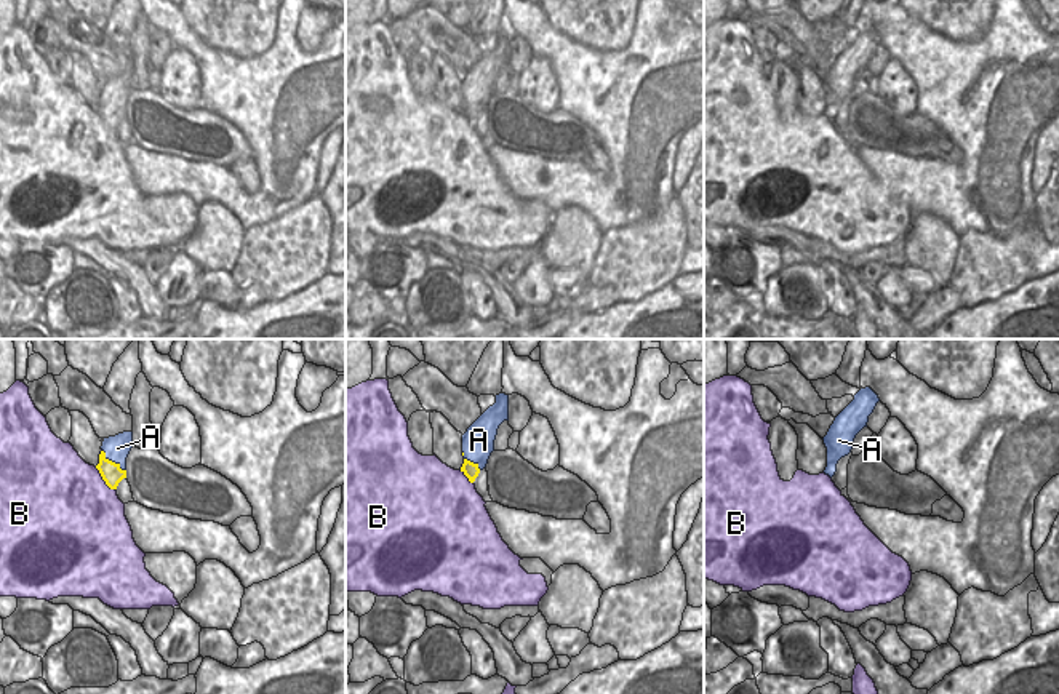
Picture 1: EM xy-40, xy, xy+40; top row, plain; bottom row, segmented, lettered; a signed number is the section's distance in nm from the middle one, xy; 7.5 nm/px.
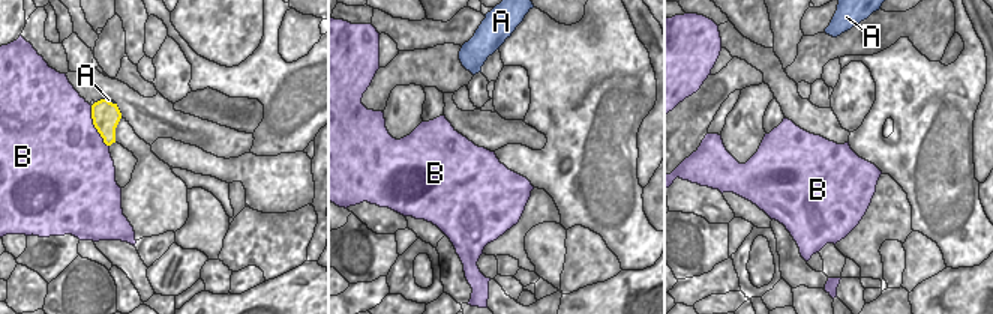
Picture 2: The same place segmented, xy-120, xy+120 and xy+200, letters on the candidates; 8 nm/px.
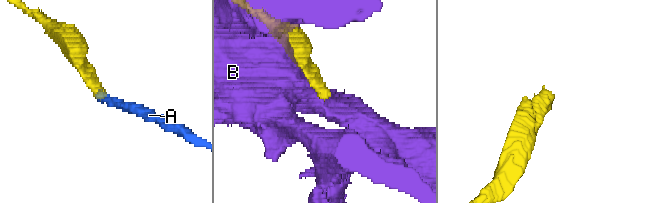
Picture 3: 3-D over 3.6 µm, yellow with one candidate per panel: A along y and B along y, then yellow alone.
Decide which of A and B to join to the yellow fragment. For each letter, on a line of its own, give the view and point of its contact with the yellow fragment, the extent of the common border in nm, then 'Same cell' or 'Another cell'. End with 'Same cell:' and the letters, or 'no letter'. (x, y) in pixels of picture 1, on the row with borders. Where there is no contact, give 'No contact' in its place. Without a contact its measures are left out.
A: Touches yellow at xy-40 (111, 461). Shared border 240 nm. Same cell
B: Touches yellow at xy-40 (103, 478). Shared border 240 nm. Another cell
Same cell: A.

